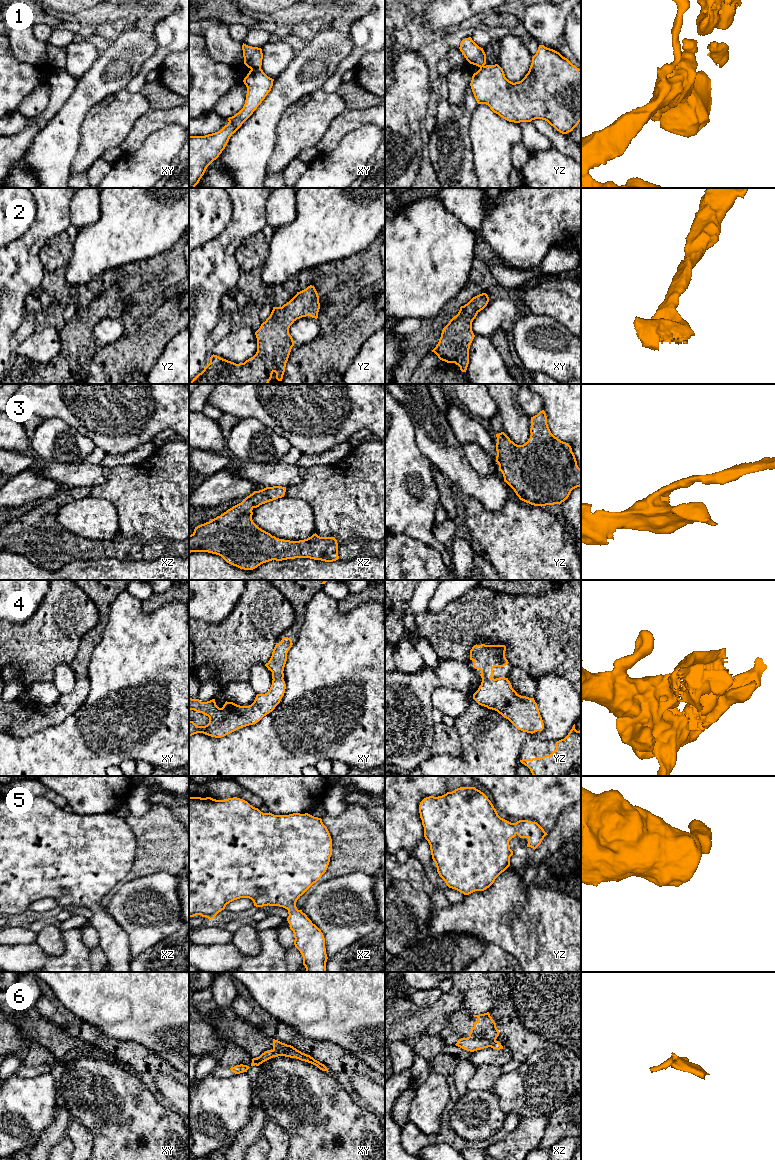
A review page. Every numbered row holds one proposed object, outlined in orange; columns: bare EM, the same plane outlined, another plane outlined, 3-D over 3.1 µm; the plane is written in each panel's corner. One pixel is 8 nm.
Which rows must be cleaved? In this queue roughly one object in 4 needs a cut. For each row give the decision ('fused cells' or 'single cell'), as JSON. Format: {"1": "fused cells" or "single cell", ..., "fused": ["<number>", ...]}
{"1": "fused cells", "2": "single cell", "3": "single cell", "4": "single cell", "5": "single cell", "6": "fused cells", "fused": ["1", "6"]}

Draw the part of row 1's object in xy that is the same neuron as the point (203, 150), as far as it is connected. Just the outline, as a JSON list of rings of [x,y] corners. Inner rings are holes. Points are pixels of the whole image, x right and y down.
[[[261,68],[251,69],[243,82],[247,87],[246,100],[243,108],[228,118],[228,124],[220,131],[205,136],[189,136],[189,188],[195,188],[204,175],[207,167],[216,160],[225,149],[230,137],[253,114],[271,91],[274,79],[268,77]]]

